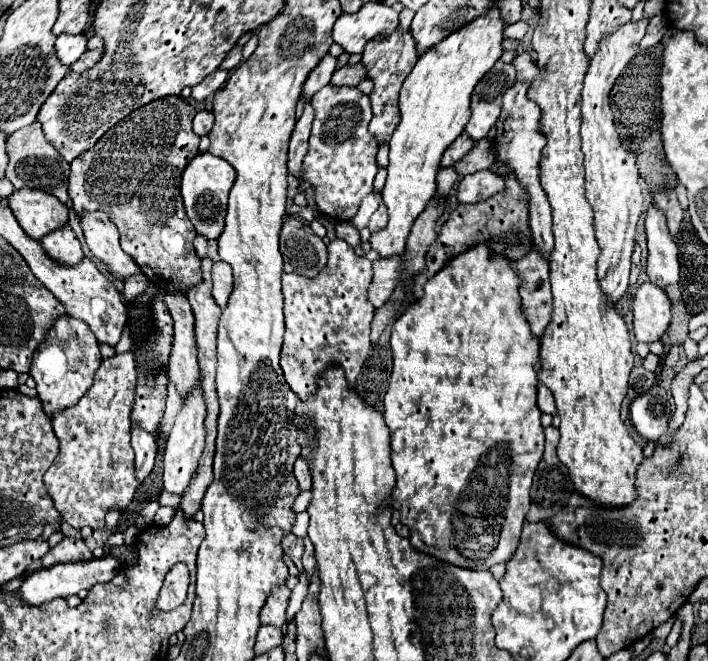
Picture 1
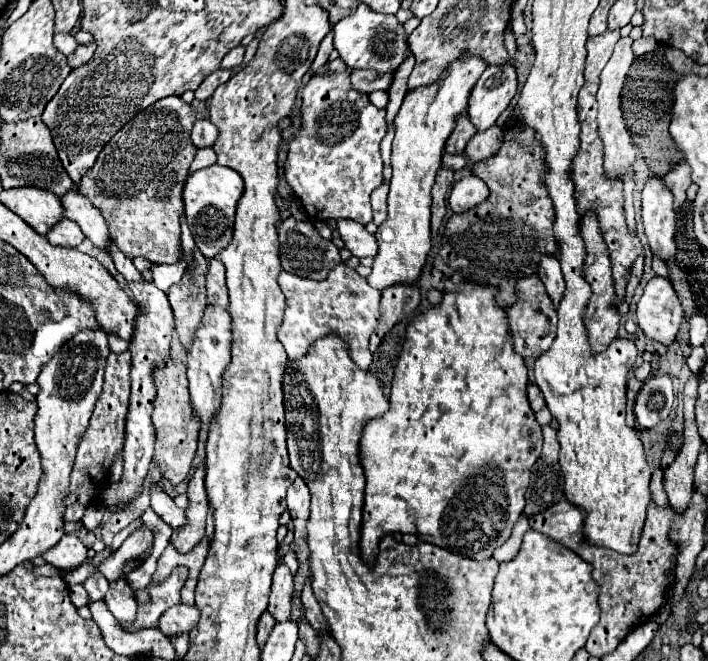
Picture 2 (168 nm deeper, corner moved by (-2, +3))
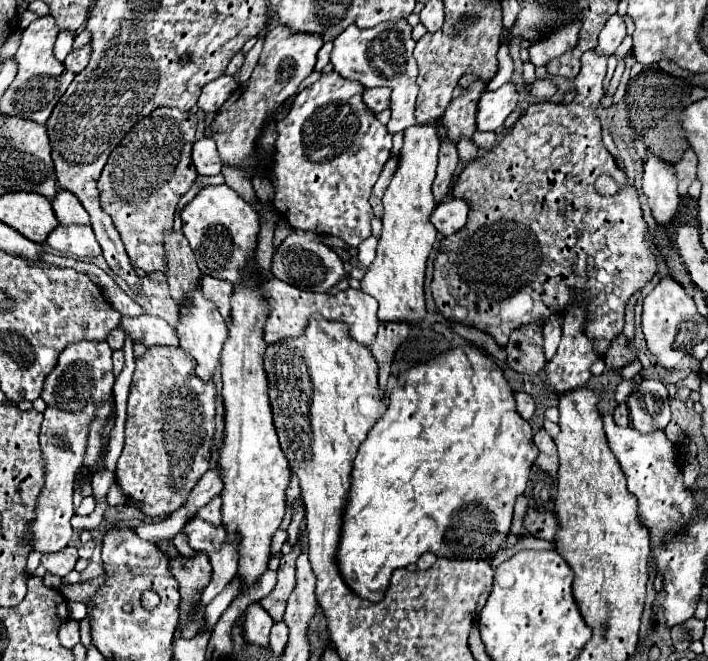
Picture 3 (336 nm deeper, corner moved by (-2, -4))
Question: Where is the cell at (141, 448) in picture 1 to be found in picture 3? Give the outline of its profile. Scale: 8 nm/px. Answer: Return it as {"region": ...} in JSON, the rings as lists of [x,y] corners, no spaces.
{"region":[[[198,517],[190,519],[182,531],[186,533],[192,549],[206,551],[210,555],[212,579],[204,589],[202,603],[200,603],[200,605],[208,605],[236,575],[238,569],[236,543],[226,539],[226,531],[222,525],[214,527]]]}

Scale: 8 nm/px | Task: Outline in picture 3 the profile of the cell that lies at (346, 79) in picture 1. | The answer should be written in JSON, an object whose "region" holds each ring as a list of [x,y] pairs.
{"region":[[[374,87],[374,89],[364,89],[364,103],[370,107],[370,111],[380,113],[390,105],[390,87]]]}

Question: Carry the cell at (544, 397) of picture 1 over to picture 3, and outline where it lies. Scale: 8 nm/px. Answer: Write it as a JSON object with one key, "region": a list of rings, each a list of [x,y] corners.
{"region":[[[524,391],[516,393],[516,405],[518,405],[518,413],[520,413],[524,419],[530,419],[530,417],[534,415],[534,411],[536,411],[536,403],[534,403],[532,395],[528,395],[528,393],[524,393]]]}

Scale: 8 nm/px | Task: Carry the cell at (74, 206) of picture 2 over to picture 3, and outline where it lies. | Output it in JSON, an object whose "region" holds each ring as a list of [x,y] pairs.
{"region":[[[60,189],[58,195],[52,199],[52,209],[60,225],[88,225],[90,215],[82,207],[82,203],[66,189]]]}

